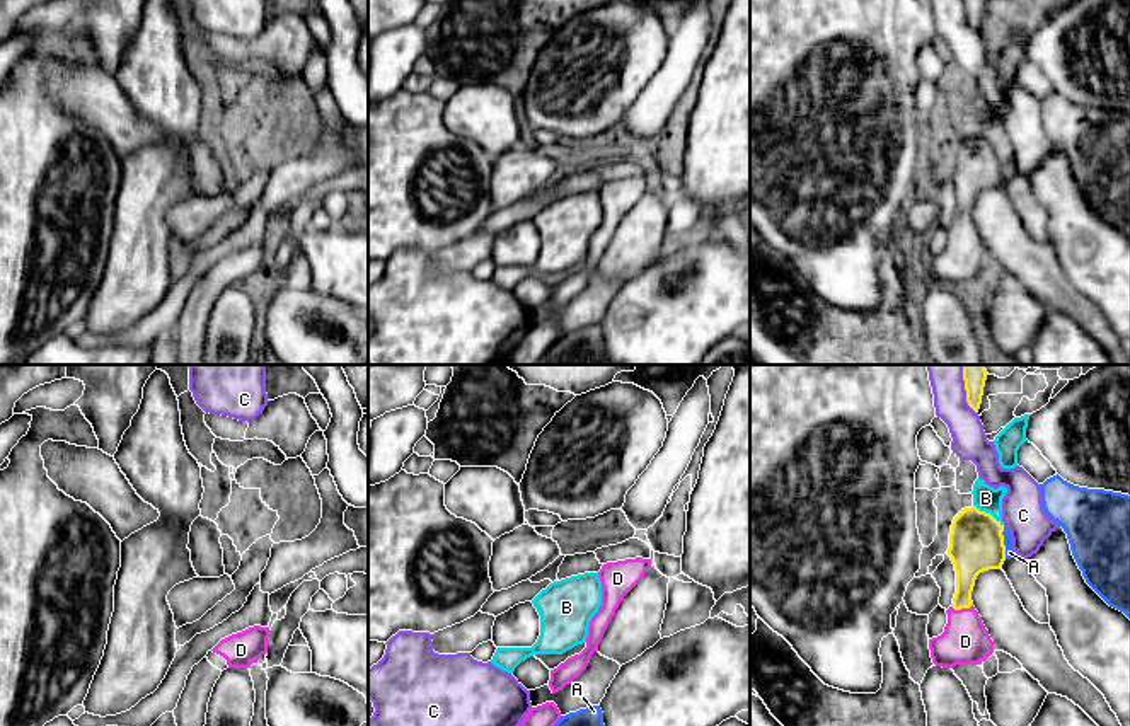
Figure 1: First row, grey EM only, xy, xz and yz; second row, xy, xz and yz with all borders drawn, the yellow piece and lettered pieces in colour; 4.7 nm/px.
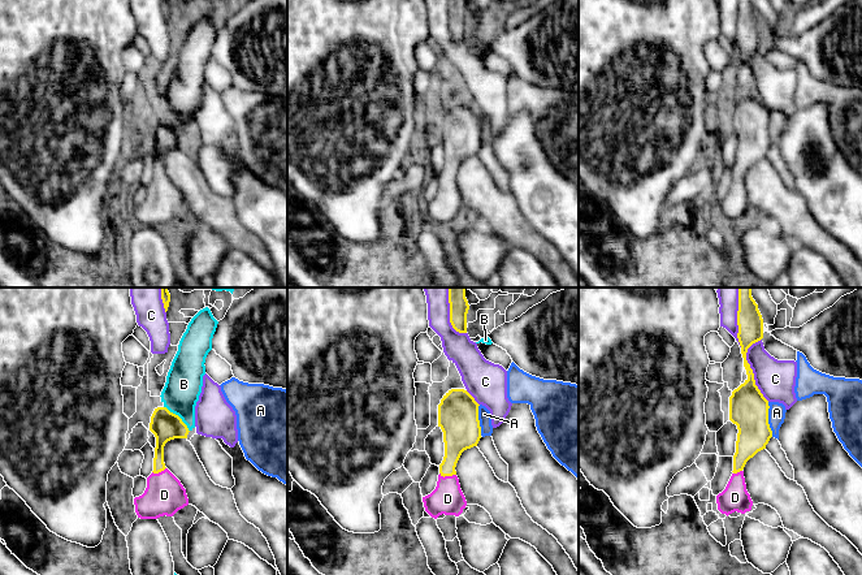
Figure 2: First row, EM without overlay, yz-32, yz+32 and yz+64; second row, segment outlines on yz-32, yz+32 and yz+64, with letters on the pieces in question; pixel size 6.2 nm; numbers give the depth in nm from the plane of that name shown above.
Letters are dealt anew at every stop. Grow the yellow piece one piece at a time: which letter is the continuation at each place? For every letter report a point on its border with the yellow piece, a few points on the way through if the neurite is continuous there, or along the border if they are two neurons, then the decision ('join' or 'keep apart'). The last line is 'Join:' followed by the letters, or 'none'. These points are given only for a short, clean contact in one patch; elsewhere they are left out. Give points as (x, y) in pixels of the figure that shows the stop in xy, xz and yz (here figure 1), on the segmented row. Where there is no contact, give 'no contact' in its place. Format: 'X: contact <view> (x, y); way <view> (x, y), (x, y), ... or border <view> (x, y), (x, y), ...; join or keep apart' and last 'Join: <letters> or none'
A: contact yz (1003, 542); keep apart
B: contact yz (987, 513); keep apart
C: contact yz (965, 389); keep apart
D: contact yz (962, 607); way yz (970, 556), (962, 607), (965, 641); join
Join: D

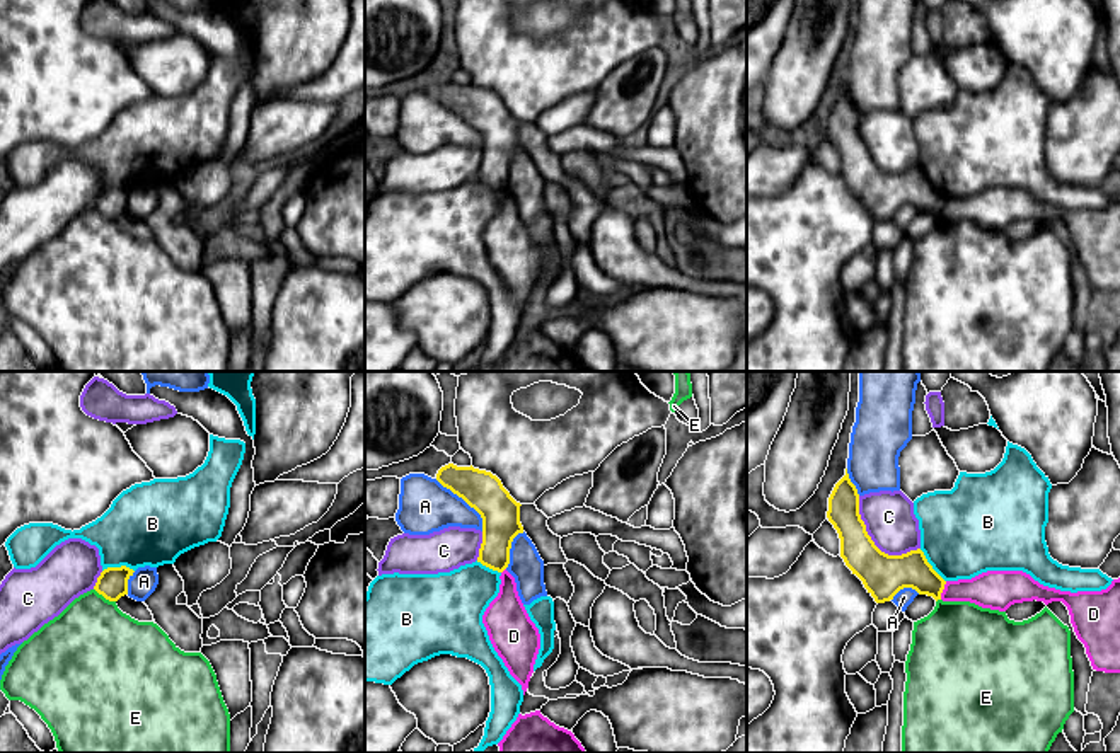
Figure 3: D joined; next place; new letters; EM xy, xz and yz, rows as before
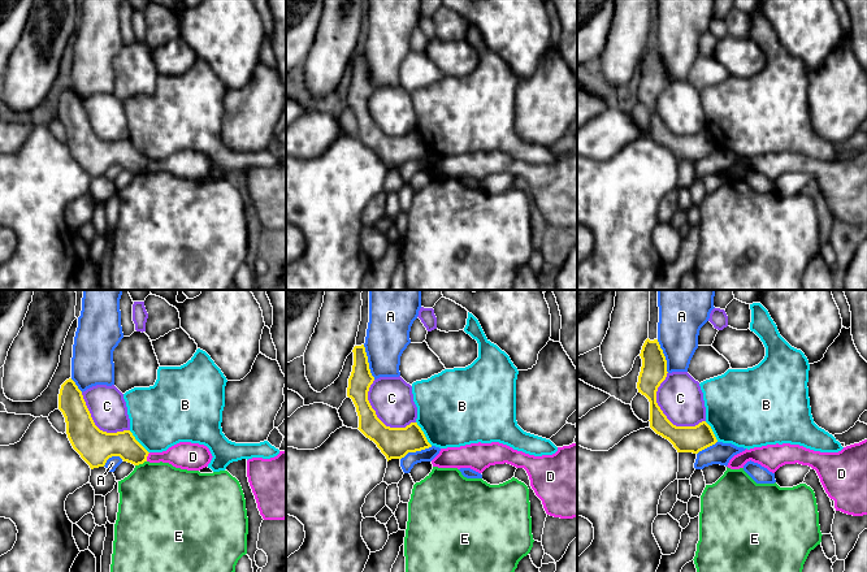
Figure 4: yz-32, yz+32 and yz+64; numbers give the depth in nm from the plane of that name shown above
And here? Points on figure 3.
A: contact xz (466, 501); keep apart
B: contact yz (931, 566); keep apart
C: contact yz (873, 542); keep apart
D: contact yz (943, 588); border yz (946, 581), (940, 598); keep apart
E: contact xy (104, 597); border xy (94, 588), (115, 602); keep apart
Join: none

